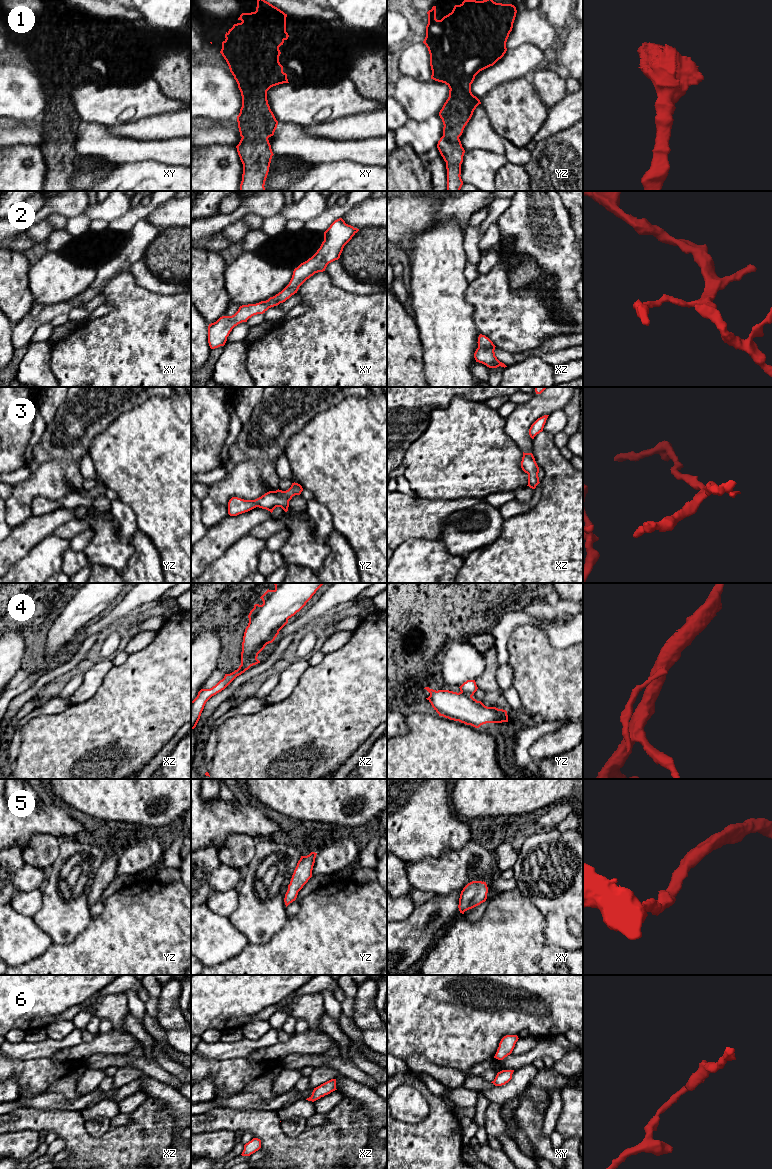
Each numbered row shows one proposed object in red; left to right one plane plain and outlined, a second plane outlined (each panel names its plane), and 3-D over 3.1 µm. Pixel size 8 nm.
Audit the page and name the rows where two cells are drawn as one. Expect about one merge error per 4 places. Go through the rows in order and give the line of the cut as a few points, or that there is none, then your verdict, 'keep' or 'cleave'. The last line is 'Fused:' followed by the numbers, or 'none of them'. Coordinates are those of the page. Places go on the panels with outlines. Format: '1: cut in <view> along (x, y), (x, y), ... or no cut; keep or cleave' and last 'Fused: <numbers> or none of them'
1: no cut; keep
2: no cut; keep
3: no cut; keep
4: no cut; keep
5: no cut; keep
6: no cut; keep
Fused: none of them

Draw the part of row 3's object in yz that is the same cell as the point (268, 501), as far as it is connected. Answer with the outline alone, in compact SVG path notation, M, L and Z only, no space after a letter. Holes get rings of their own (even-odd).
M294 482L286 491L279 489L276 491L269 491L255 500L244 500L238 497L232 497L228 502L228 514L230 516L237 516L256 507L266 509L271 513L276 507L281 507L287 512L289 501L293 496L300 495L302 491L302 486Z

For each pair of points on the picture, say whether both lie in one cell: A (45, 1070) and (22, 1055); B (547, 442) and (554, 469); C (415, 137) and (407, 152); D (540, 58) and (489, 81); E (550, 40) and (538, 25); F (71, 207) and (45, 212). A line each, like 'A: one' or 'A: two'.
A: two
B: one
C: two
D: one
E: one
F: one

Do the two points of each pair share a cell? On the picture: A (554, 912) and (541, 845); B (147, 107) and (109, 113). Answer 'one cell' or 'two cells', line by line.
A: one cell
B: one cell

